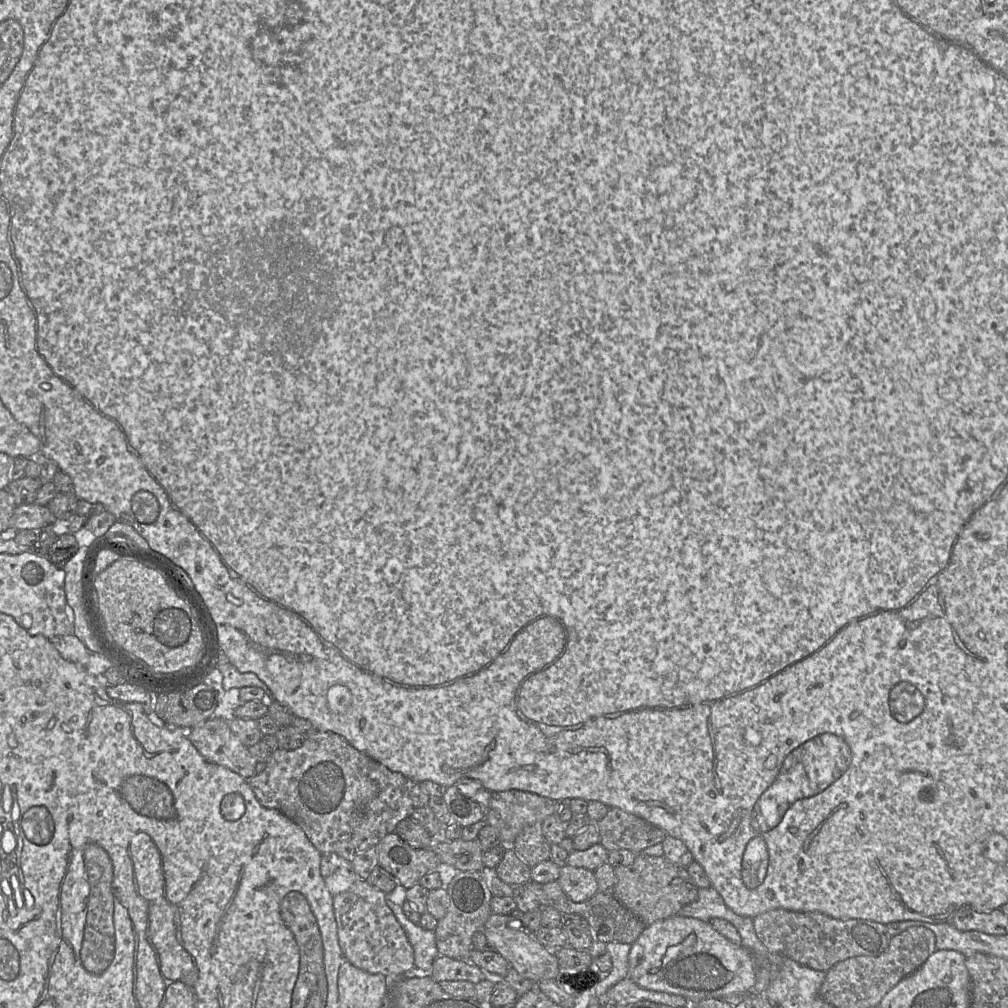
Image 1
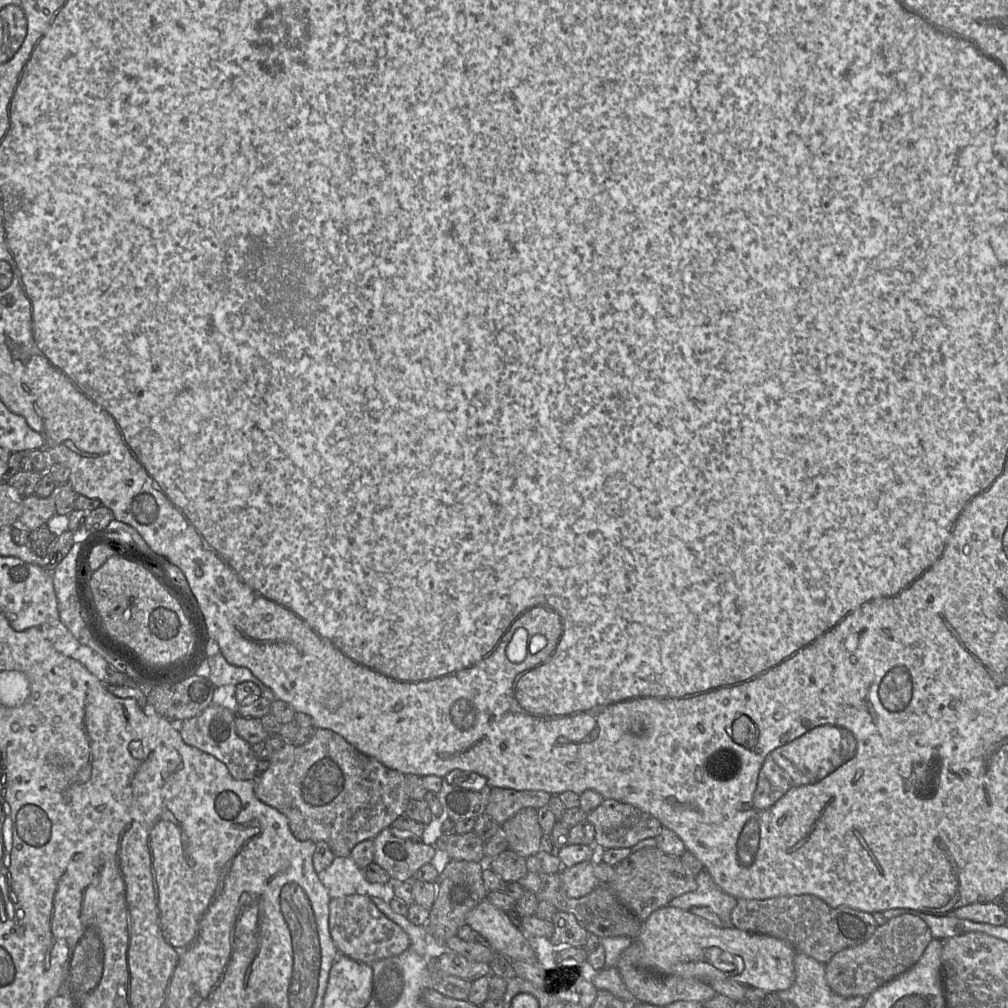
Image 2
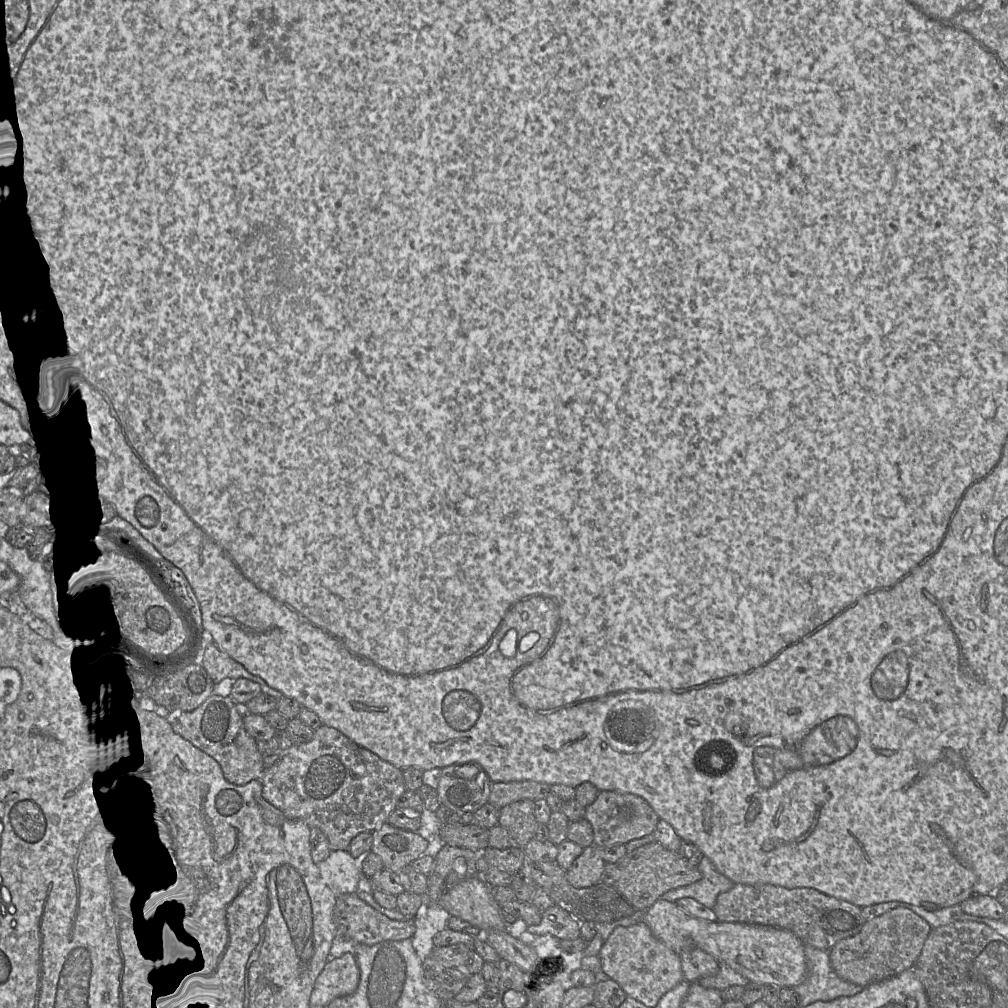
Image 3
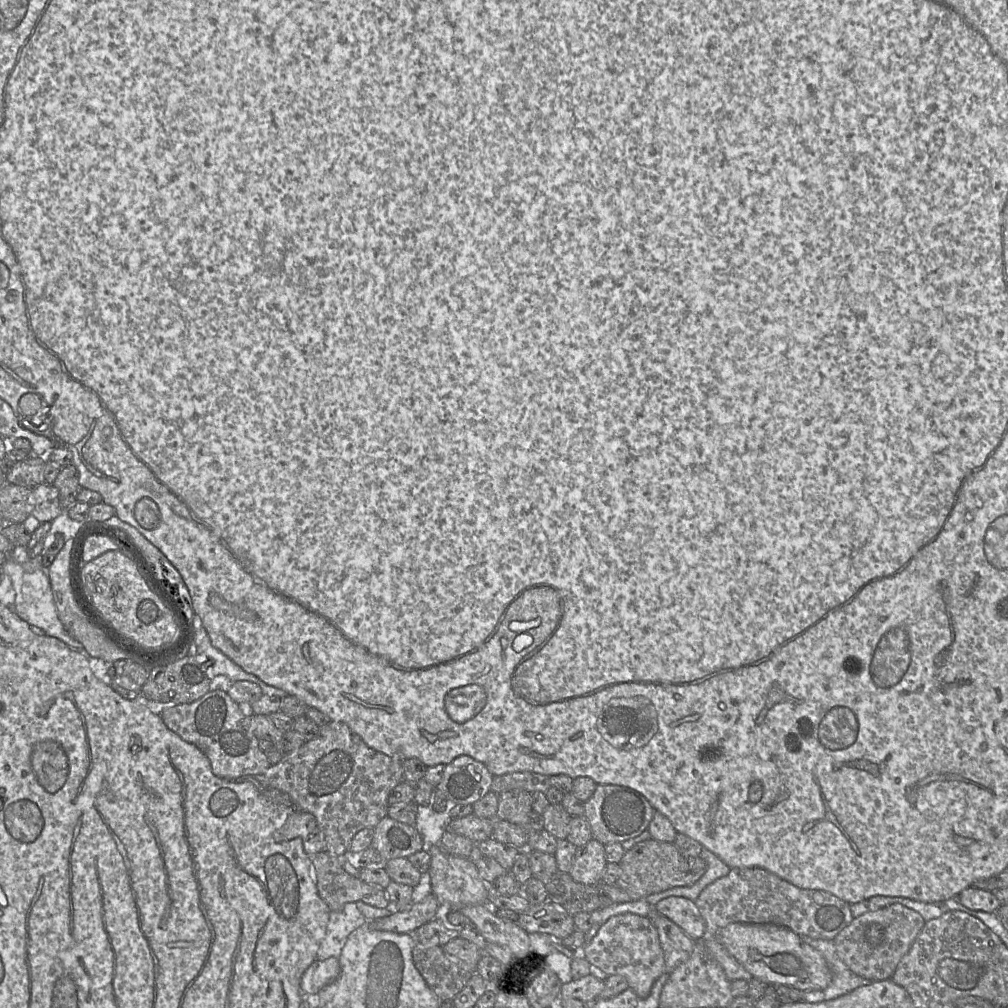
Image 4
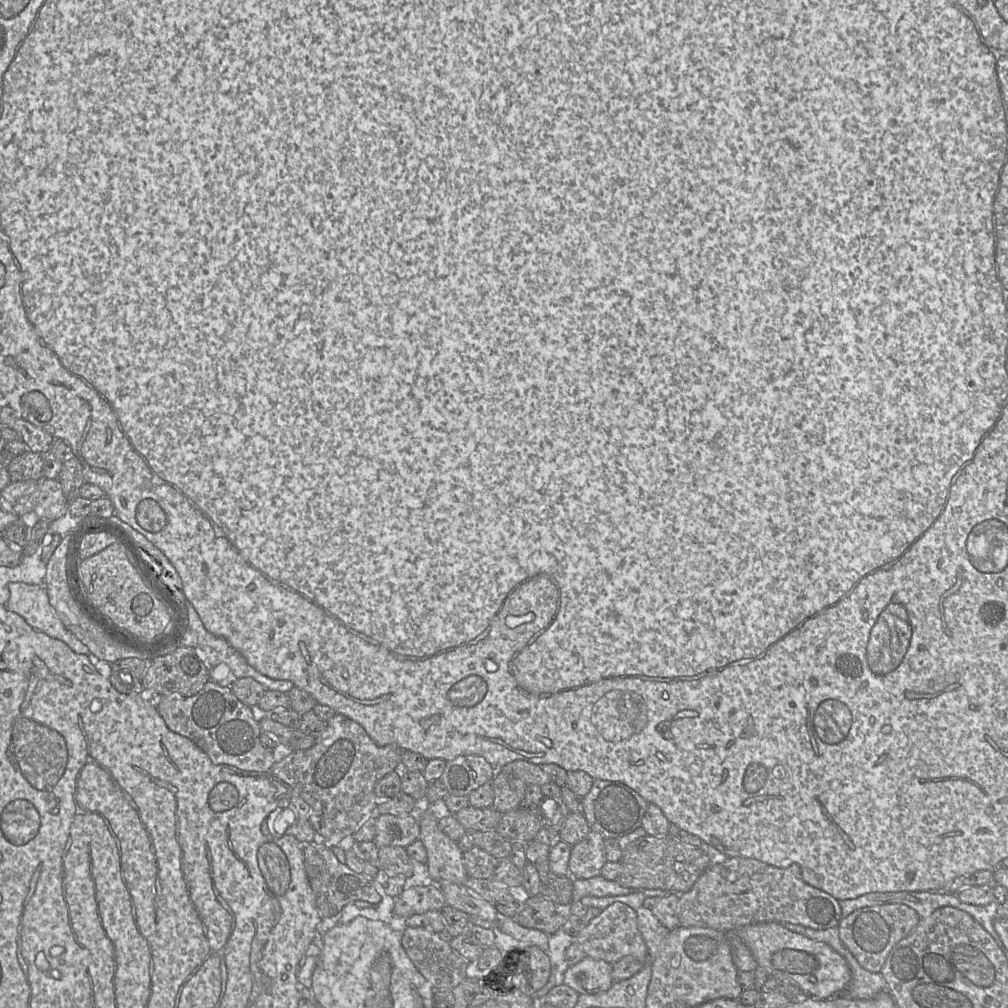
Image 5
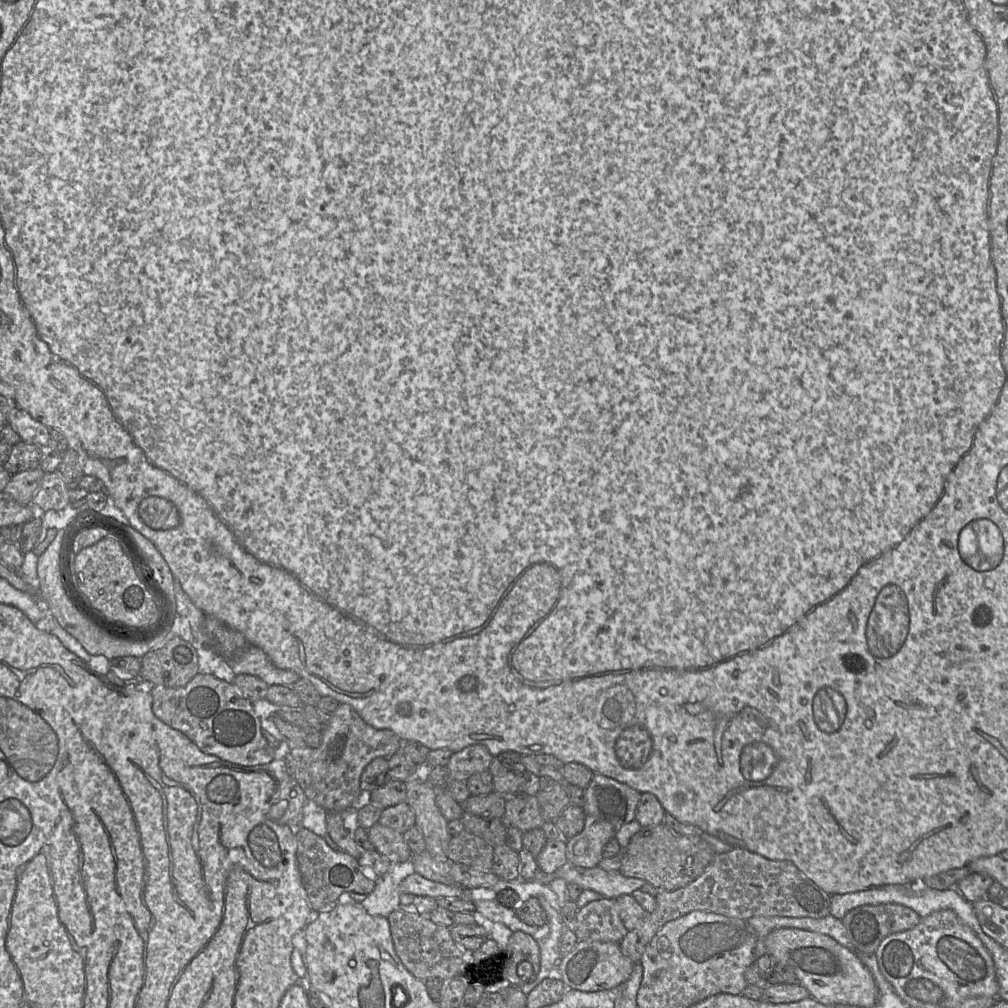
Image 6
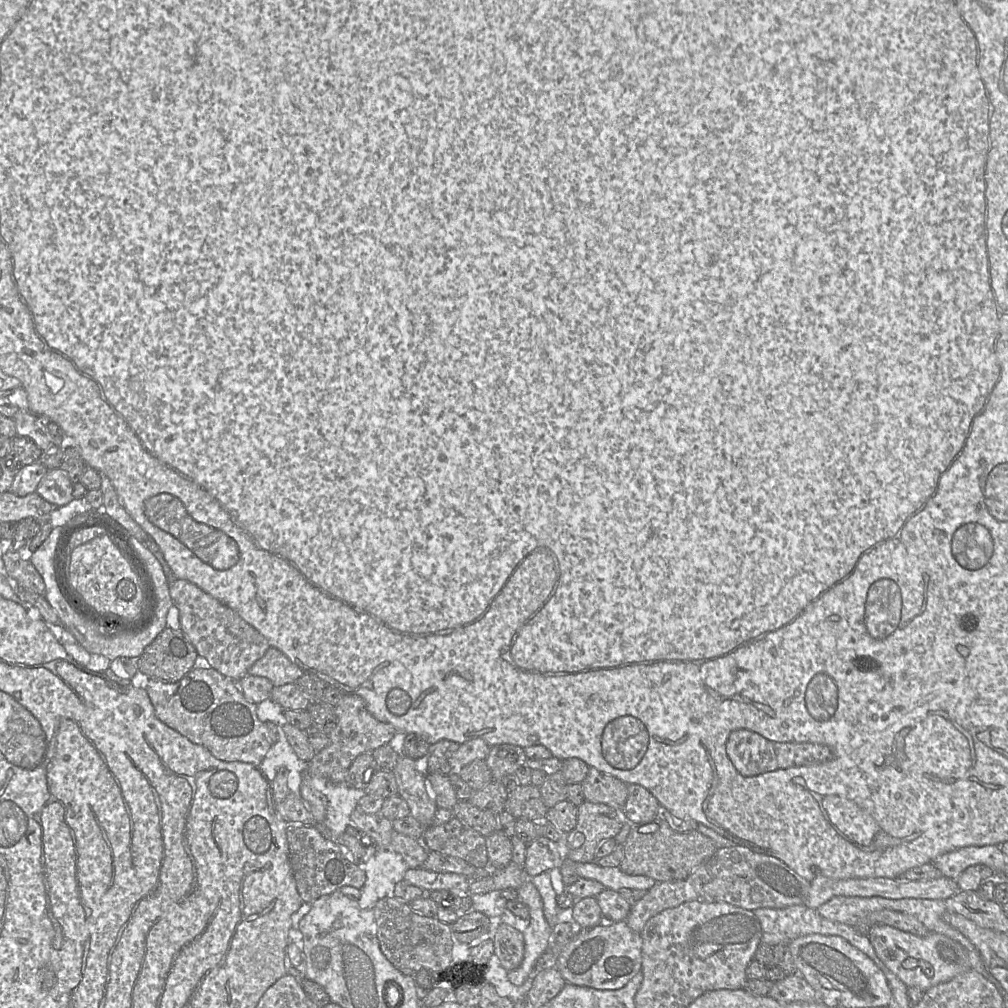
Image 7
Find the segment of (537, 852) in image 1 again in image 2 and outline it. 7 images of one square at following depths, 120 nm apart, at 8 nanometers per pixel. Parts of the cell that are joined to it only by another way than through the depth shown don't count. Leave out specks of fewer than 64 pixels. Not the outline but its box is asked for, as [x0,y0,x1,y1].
[501,808,543,858]

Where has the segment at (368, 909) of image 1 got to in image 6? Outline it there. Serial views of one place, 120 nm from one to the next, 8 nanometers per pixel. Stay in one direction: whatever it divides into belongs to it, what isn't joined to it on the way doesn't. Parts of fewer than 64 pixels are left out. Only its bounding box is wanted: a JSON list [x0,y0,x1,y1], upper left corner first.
[400,873,468,898]

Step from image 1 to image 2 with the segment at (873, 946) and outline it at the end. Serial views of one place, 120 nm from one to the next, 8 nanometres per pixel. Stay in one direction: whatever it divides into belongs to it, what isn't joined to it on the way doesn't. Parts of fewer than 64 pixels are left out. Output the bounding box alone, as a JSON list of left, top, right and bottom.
[731,894,878,965]

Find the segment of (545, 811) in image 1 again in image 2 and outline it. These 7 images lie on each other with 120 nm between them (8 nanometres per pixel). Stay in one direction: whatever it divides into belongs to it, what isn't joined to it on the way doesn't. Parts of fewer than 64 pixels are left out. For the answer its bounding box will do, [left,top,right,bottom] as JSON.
[484,787,552,825]

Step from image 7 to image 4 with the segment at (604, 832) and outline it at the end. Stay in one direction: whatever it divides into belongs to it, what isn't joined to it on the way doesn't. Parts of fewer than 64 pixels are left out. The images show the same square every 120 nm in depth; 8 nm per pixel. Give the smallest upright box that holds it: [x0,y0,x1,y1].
[569,838,607,884]

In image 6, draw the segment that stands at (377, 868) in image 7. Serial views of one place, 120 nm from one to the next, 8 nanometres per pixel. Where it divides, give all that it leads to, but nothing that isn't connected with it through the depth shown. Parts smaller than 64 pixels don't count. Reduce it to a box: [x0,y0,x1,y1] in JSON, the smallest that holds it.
[361,860,415,918]

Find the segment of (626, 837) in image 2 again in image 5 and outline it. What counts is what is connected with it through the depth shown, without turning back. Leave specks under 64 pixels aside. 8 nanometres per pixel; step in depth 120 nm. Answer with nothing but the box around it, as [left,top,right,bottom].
[583,780,649,839]

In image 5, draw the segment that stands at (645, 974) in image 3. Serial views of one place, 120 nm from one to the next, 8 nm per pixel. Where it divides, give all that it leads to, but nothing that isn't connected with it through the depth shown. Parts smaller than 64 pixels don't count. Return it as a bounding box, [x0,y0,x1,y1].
[575,902,649,965]

